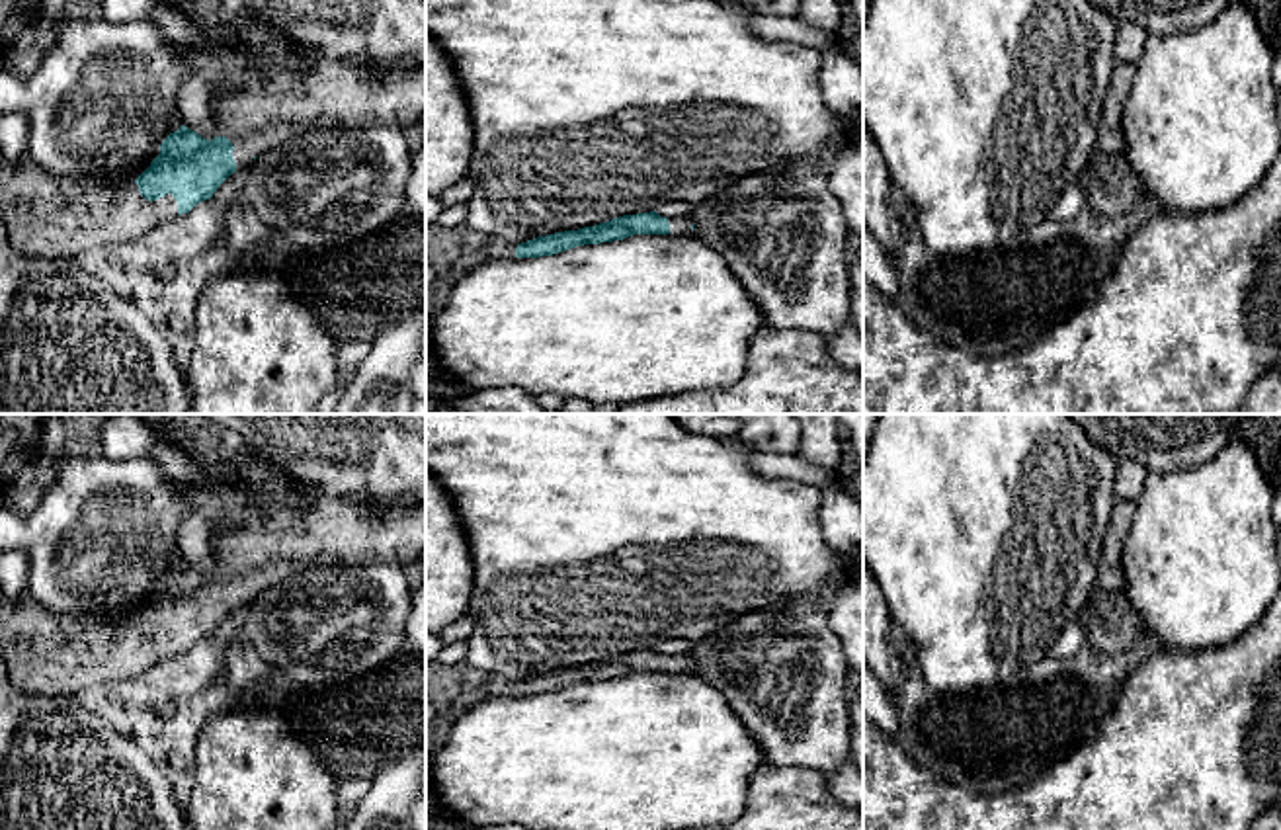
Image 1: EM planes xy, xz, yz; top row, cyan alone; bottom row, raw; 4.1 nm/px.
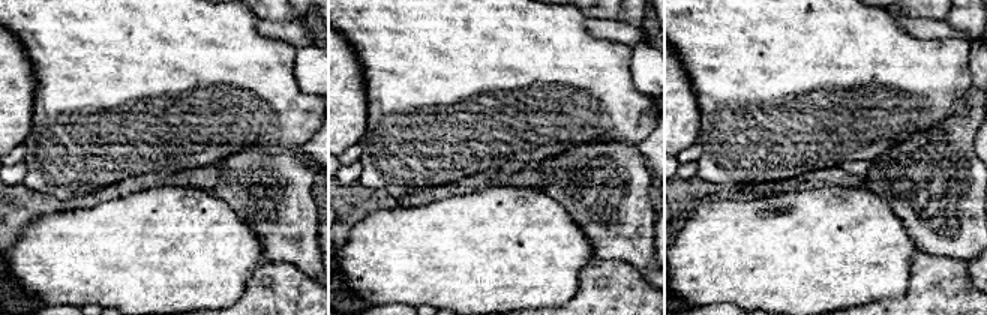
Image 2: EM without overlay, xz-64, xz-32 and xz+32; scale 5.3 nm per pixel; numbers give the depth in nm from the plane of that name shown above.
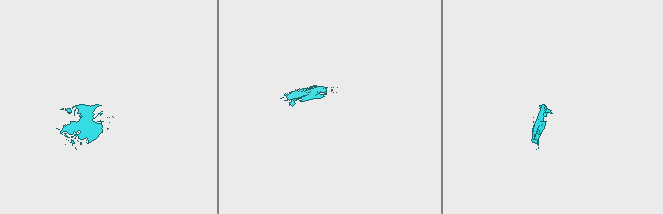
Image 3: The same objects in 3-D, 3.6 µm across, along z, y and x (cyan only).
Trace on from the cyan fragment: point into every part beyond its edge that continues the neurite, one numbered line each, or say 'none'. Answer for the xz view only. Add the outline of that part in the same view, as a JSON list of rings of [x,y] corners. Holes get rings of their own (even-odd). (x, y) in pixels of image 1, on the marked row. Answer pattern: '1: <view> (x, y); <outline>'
1: xz (680, 225); [[[691,215],[668,219],[668,223],[670,223],[670,236],[689,236],[691,234],[691,225],[693,225]]]
2: xz (452, 252); [[[469,223],[445,228],[426,227],[426,258],[435,270],[435,281],[426,289],[426,318],[437,314],[455,283],[476,264],[516,258],[514,244],[476,232]]]

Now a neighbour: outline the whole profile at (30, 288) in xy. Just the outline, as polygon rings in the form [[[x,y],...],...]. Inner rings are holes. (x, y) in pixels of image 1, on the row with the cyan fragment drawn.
[[[0,217],[0,414],[191,414],[191,387],[168,338],[74,258],[18,254]]]

